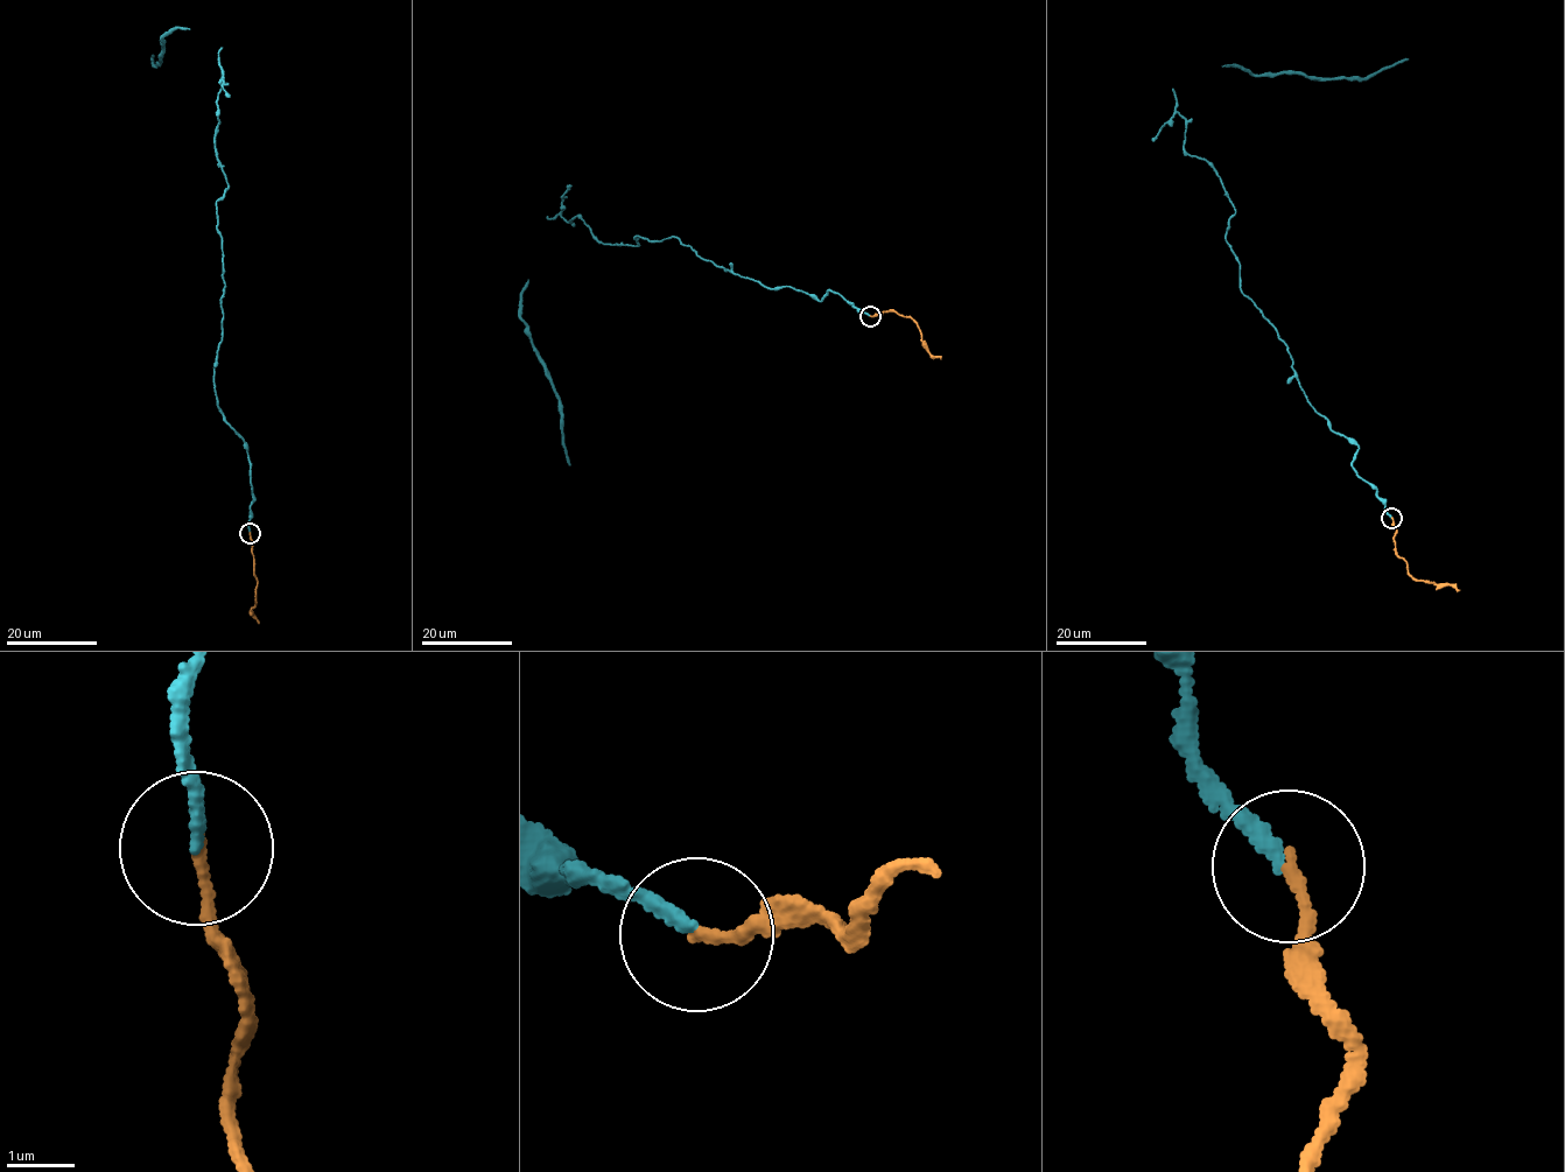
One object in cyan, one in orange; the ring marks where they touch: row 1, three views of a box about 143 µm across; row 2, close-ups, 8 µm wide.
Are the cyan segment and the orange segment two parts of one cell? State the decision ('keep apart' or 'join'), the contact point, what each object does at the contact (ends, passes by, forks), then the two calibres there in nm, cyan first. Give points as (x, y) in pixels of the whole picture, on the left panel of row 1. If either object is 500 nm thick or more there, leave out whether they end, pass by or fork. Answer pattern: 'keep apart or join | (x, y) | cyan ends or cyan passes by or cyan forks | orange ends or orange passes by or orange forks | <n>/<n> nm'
join | (250, 533) | cyan ends | orange ends | 190/160 nm

